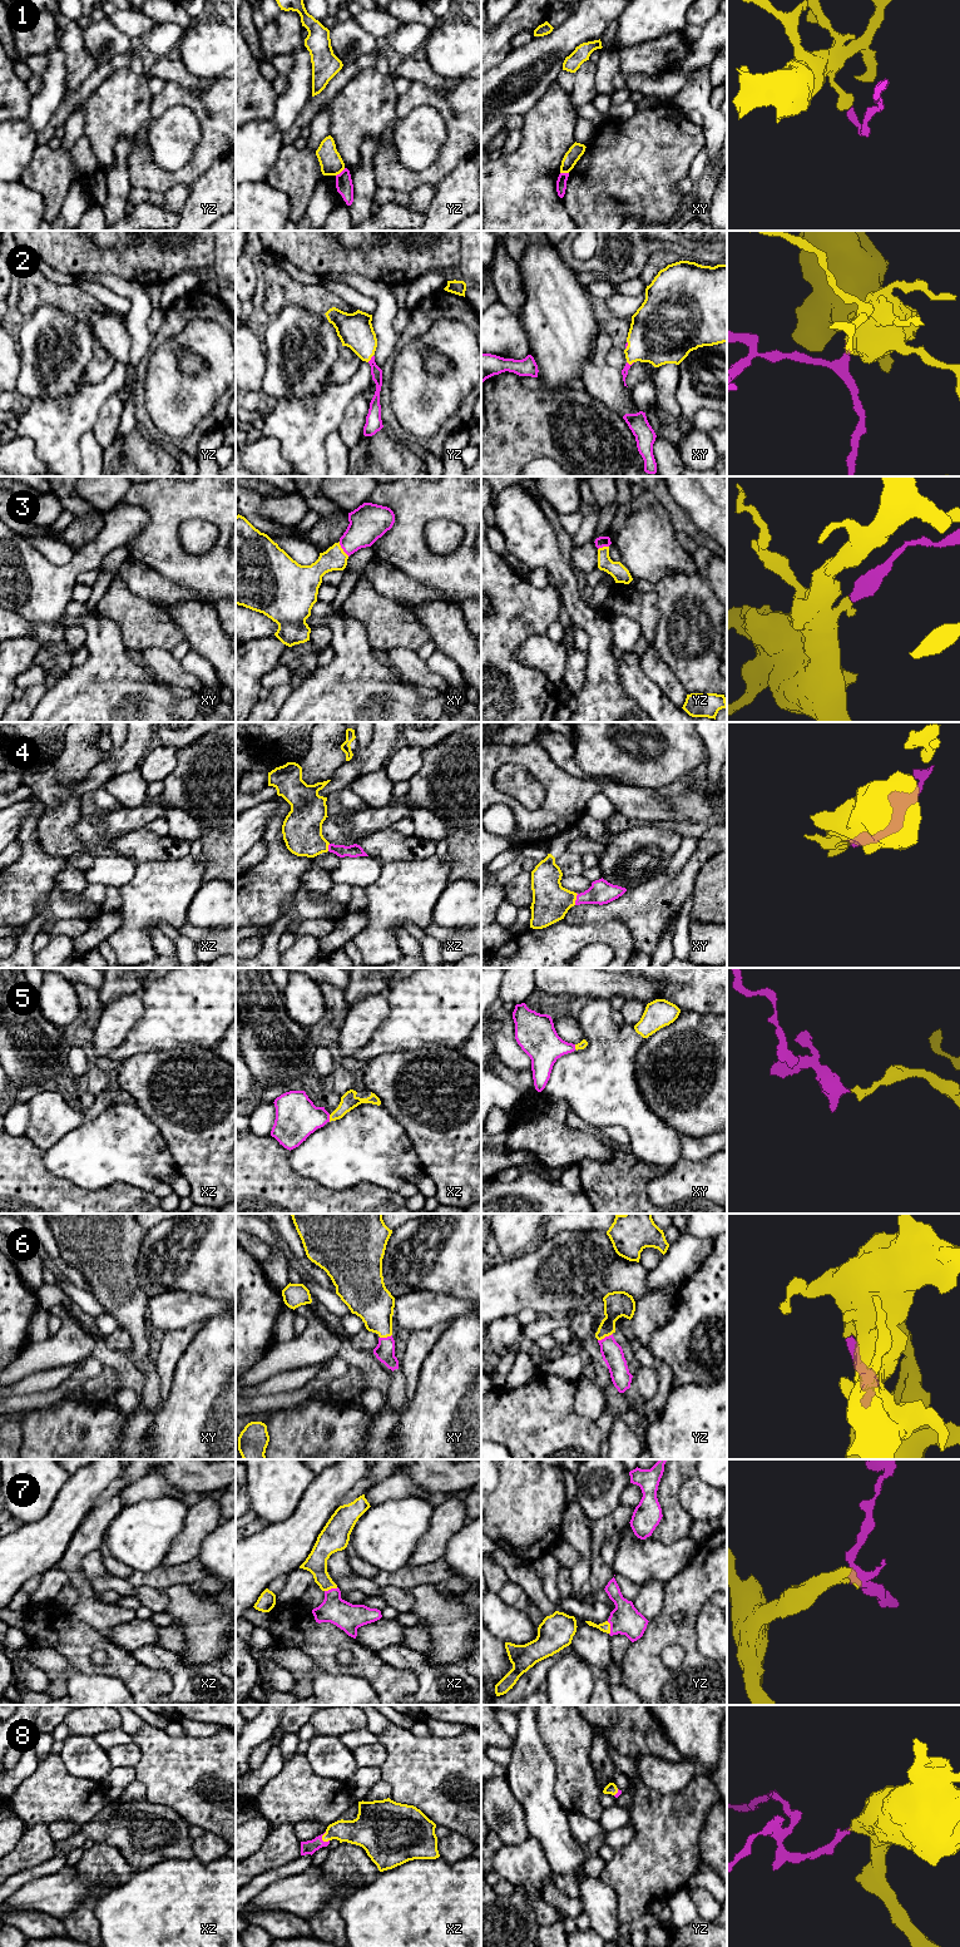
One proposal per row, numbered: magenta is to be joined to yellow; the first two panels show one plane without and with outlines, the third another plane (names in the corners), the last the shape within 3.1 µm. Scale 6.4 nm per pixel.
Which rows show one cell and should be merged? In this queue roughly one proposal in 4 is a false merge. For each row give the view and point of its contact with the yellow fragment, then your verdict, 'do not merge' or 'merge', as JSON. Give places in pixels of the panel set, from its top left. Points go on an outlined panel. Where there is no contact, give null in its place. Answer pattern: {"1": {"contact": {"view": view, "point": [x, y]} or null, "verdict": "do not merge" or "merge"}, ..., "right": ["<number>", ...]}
{"1": {"contact": {"view": "yz", "point": [340, 172]}, "verdict": "do not merge"}, "2": {"contact": {"view": "xy", "point": [631, 364]}, "verdict": "merge"}, "3": {"contact": {"view": "xy", "point": [342, 549]}, "verdict": "merge"}, "4": {"contact": {"view": "xy", "point": [575, 899]}, "verdict": "merge"}, "5": {"contact": {"view": "xz", "point": [330, 1118]}, "verdict": "merge"}, "6": {"contact": {"view": "yz", "point": [604, 1337]}, "verdict": "merge"}, "7": {"contact": {"view": "xz", "point": [331, 1587]}, "verdict": "merge"}, "8": {"contact": {"view": "xz", "point": [322, 1837]}, "verdict": "merge"}, "right": ["2", "3", "4", "5", "6", "7", "8"]}

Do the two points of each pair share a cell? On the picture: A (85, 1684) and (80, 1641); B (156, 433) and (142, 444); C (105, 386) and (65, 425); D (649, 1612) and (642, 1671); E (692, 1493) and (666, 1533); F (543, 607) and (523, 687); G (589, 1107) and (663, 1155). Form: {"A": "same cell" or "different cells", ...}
{"A": "different cells", "B": "different cells", "C": "same cell", "D": "different cells", "E": "different cells", "F": "same cell", "G": "same cell"}

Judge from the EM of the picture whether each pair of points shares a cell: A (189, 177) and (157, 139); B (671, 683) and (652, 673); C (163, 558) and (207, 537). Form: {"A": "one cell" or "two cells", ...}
{"A": "two cells", "B": "one cell", "C": "two cells"}

